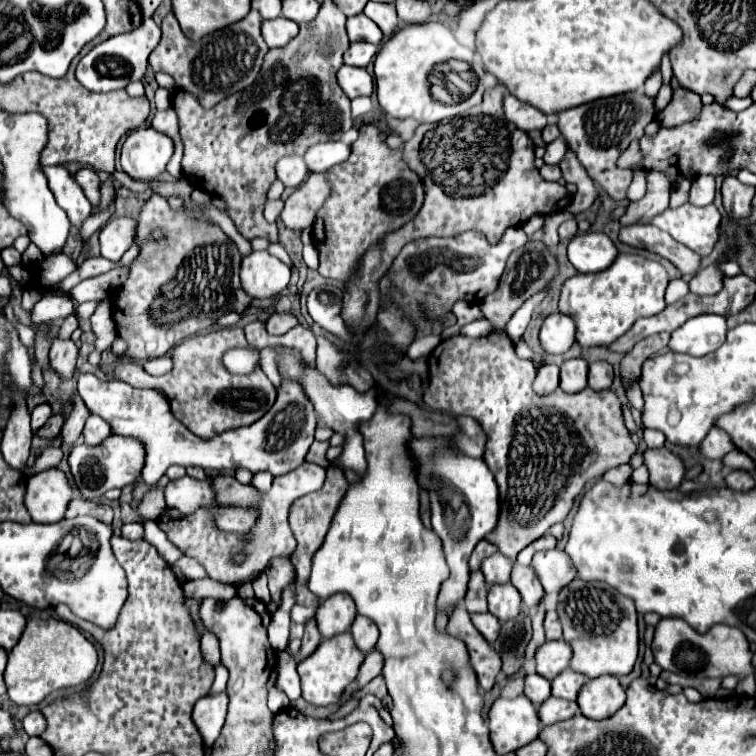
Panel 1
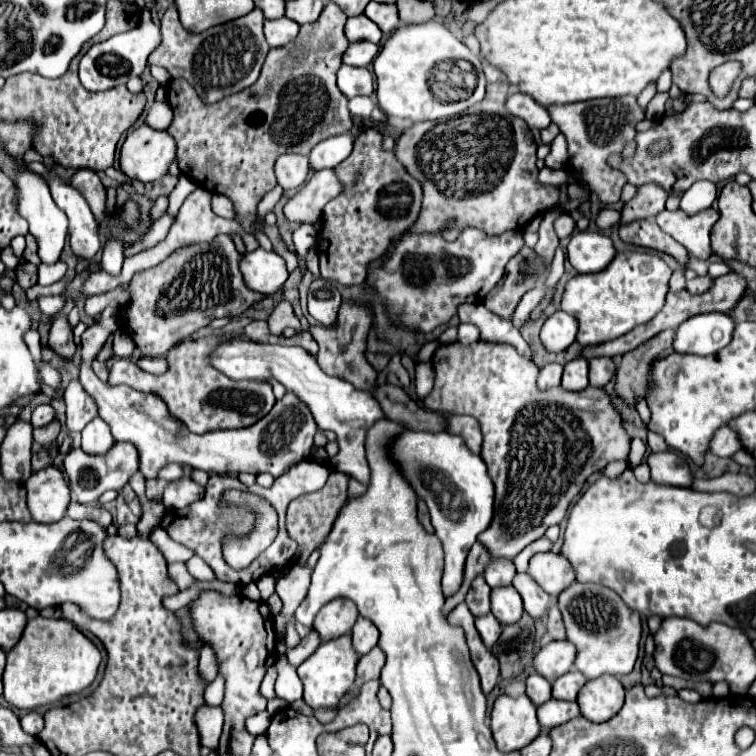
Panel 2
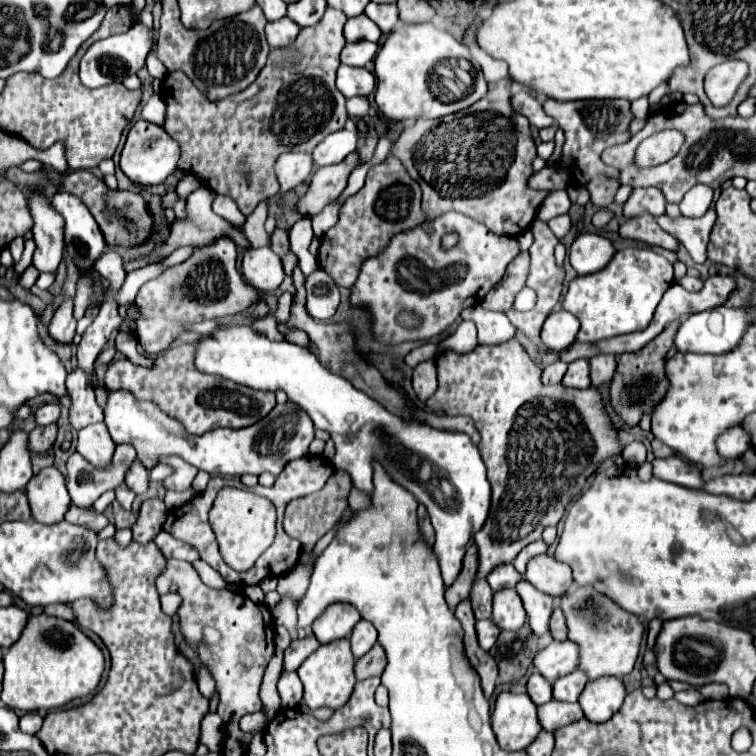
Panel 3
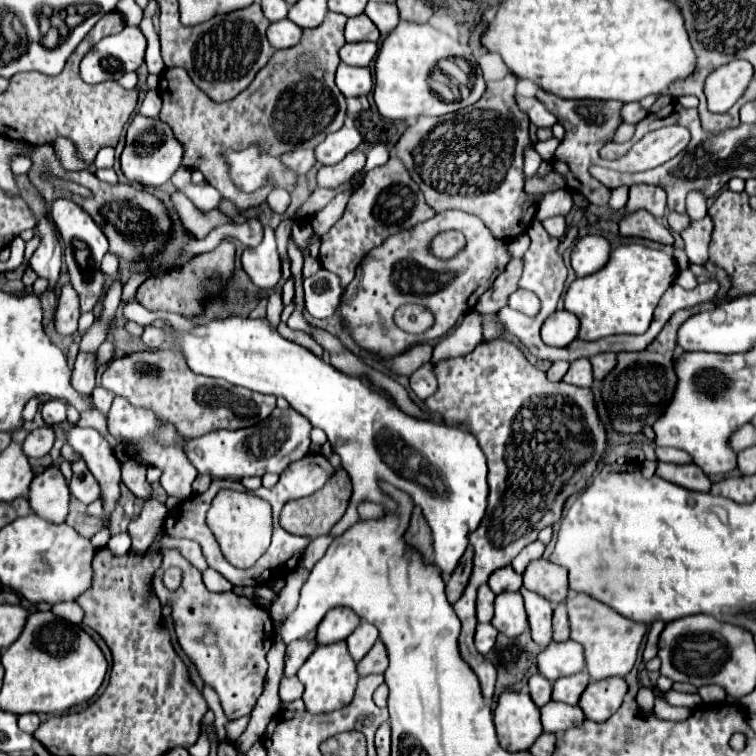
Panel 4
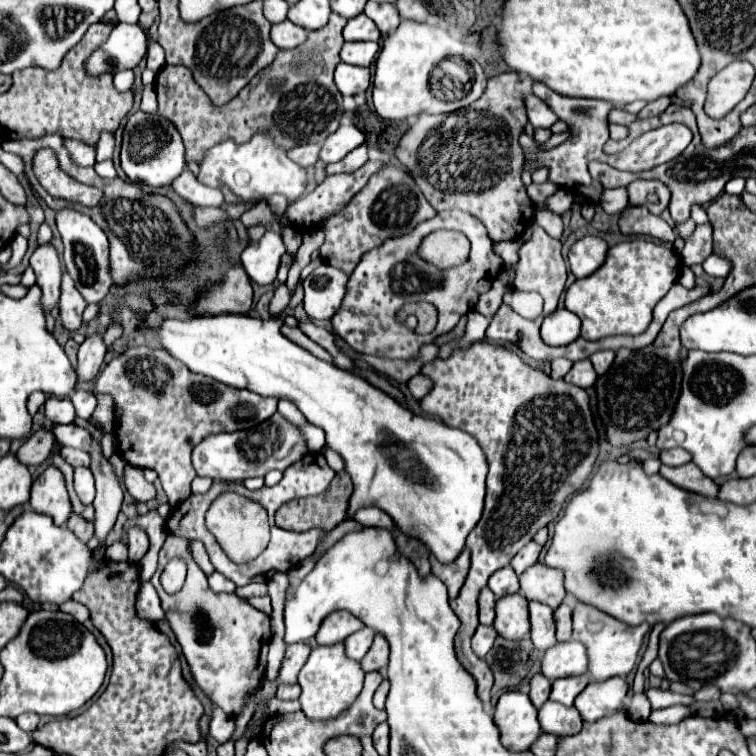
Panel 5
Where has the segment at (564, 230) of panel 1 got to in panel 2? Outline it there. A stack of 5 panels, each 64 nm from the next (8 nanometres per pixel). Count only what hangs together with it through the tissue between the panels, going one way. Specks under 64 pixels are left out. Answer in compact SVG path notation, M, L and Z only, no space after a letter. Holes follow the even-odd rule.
M568 212L560 214L560 216L554 220L554 230L556 230L558 238L566 238L566 236L572 234L572 230L574 230L574 220L570 218Z

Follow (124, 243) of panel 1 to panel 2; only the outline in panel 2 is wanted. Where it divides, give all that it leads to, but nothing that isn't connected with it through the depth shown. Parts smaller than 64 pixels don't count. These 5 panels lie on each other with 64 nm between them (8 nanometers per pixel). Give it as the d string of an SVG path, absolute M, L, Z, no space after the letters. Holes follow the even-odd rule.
M112 236L106 240L104 244L104 252L102 252L102 260L100 266L104 272L112 274L112 276L120 276L122 270L122 262L124 262L124 250L122 250L122 242Z

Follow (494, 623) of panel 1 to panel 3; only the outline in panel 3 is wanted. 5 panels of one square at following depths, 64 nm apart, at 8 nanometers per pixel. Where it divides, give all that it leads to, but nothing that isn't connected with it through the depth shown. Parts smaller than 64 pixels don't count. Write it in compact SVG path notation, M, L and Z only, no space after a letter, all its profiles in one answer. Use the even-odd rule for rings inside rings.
M480 620L476 622L476 634L478 634L478 644L482 650L490 650L500 634L500 630L496 628L496 624L492 620Z

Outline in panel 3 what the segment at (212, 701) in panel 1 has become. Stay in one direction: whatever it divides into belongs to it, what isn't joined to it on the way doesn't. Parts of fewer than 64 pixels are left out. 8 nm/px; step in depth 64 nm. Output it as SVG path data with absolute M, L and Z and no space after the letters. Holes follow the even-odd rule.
M206 714L202 720L202 736L200 742L208 746L210 752L218 752L224 738L224 726L222 718L218 714Z

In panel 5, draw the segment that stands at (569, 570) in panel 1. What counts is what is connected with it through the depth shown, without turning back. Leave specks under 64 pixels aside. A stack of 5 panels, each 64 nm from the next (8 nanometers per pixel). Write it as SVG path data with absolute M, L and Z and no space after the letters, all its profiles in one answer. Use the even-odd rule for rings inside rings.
M544 564L528 568L520 576L520 594L524 594L526 600L540 600L542 604L548 604L556 610L566 596L562 572Z

